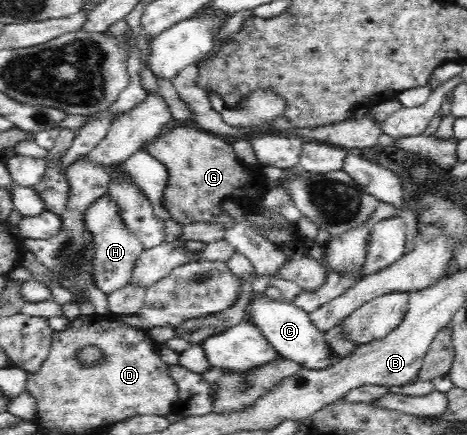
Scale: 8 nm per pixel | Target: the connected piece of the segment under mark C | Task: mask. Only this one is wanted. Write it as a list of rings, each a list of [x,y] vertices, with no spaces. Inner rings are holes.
[[[259,294],[252,301],[248,301],[246,314],[251,317],[250,322],[262,330],[266,340],[274,346],[282,357],[300,364],[304,369],[321,371],[332,368],[339,360],[333,353],[333,348],[324,340],[324,334],[312,323],[309,314],[296,307],[292,302],[272,300]]]

